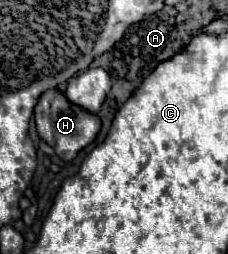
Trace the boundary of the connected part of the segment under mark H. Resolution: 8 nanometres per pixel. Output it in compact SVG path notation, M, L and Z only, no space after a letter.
M59 89L45 91L39 99L33 115L35 115L35 125L37 125L39 137L45 143L49 143L51 147L55 147L55 153L65 161L71 161L81 149L91 145L95 141L99 129L101 129L99 115L93 115L93 113L85 111L83 107L77 107L75 103L69 103L65 93L59 91Z

